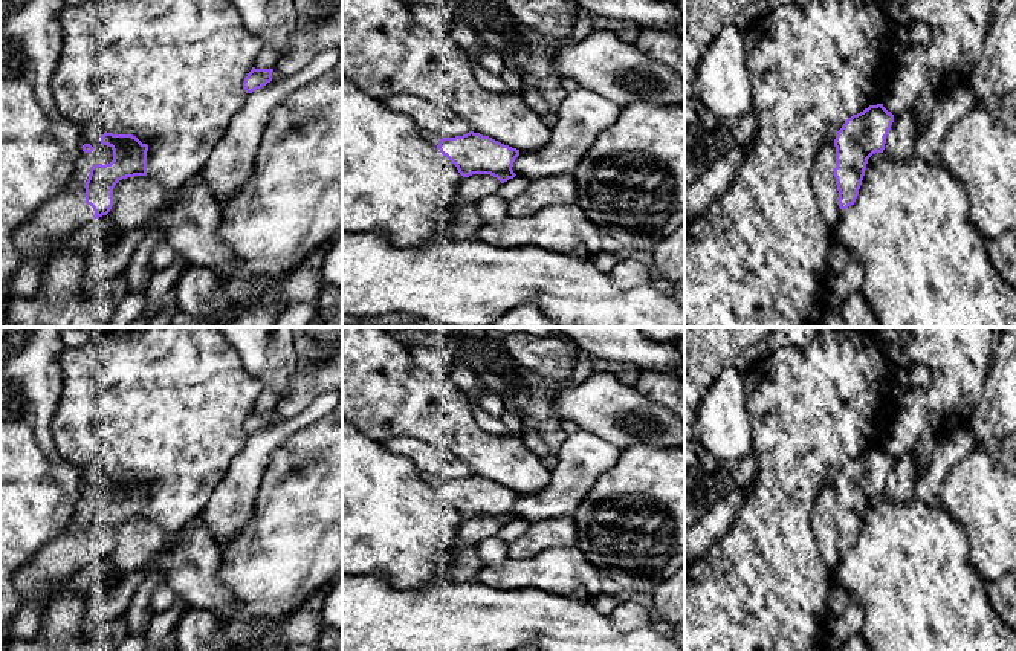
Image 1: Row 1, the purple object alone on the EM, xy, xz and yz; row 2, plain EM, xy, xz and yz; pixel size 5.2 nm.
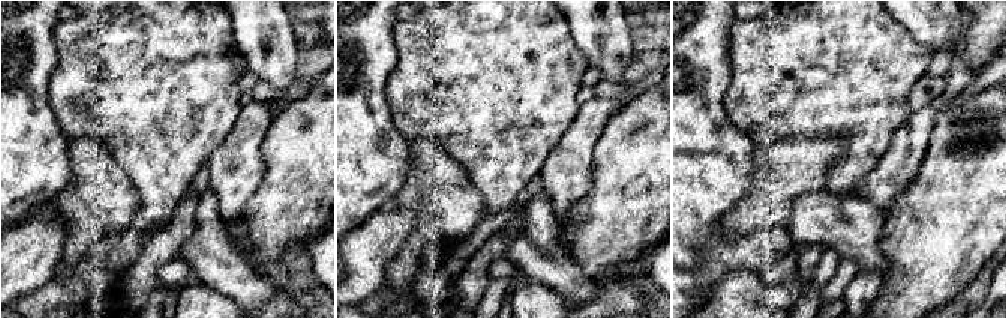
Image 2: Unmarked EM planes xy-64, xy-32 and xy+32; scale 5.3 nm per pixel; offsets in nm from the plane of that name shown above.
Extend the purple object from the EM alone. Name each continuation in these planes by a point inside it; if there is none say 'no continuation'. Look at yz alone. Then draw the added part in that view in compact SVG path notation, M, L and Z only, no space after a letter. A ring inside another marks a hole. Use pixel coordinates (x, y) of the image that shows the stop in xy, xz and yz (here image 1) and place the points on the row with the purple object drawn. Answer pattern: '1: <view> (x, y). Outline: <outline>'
no continuation

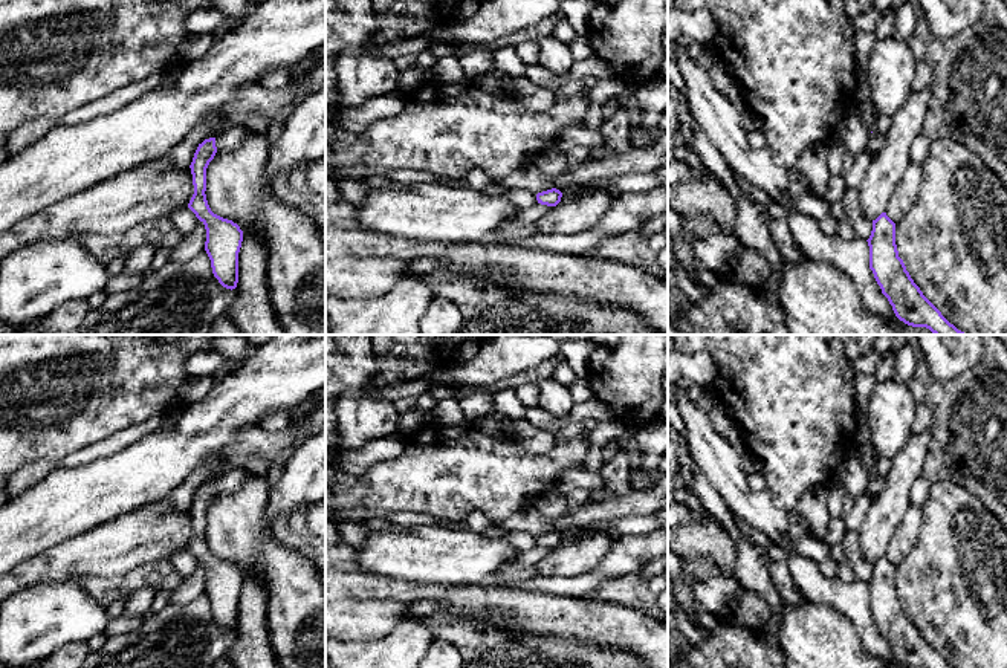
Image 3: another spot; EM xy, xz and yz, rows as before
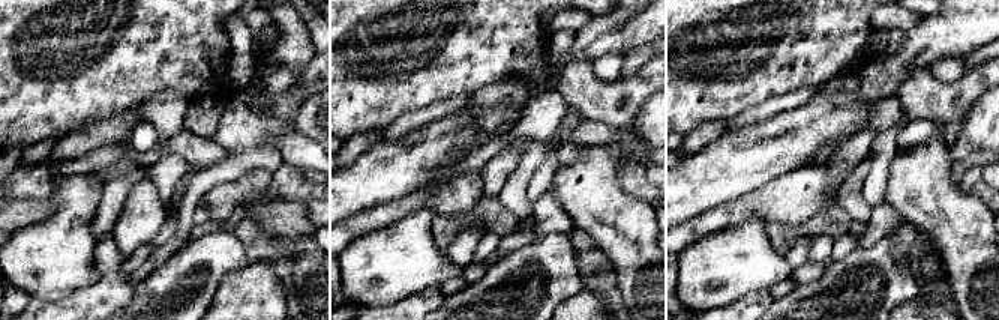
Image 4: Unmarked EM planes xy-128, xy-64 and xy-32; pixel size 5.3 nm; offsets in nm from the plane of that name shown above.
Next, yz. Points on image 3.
no continuation

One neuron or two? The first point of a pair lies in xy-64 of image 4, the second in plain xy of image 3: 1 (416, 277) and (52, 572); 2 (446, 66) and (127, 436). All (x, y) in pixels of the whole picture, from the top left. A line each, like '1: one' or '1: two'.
1: two
2: two

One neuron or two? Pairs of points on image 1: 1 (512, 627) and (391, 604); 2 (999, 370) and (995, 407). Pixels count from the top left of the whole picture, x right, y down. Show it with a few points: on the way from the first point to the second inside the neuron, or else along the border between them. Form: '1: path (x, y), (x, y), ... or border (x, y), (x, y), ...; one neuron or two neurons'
1: path (482, 624), (422, 622); one neuron
2: path (999, 379), (999, 398); one neuron

